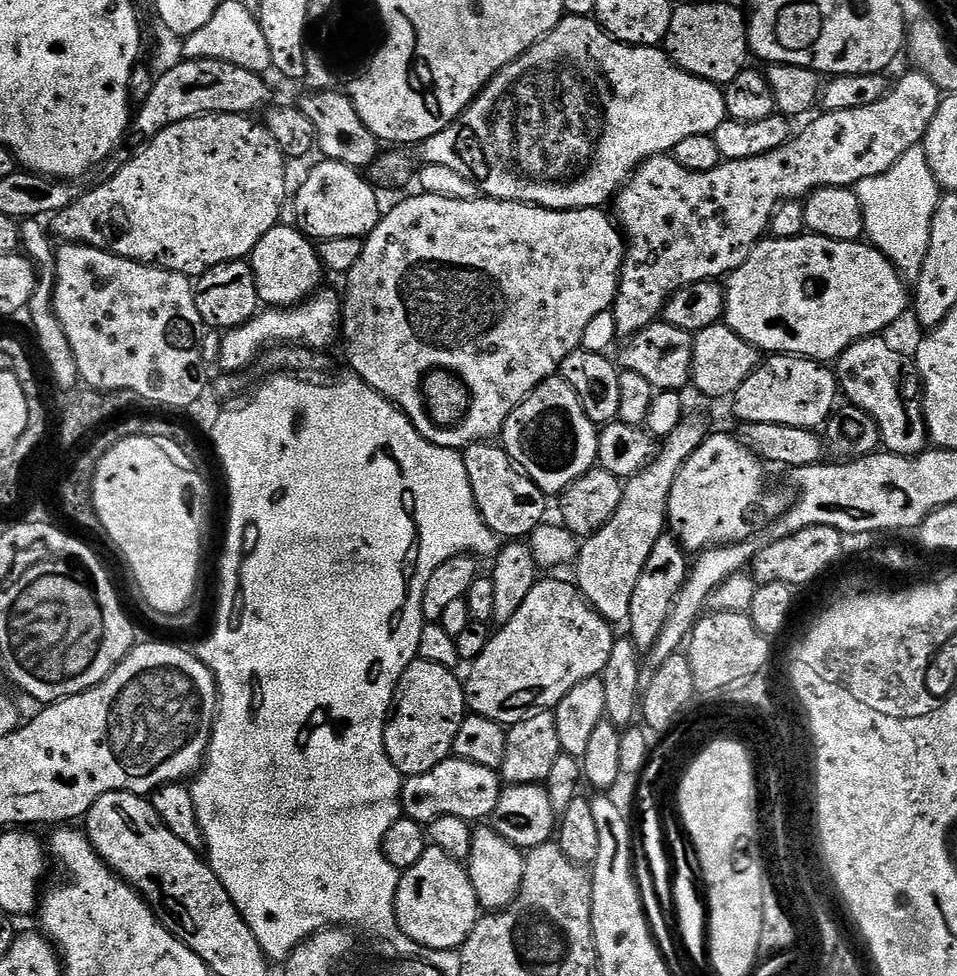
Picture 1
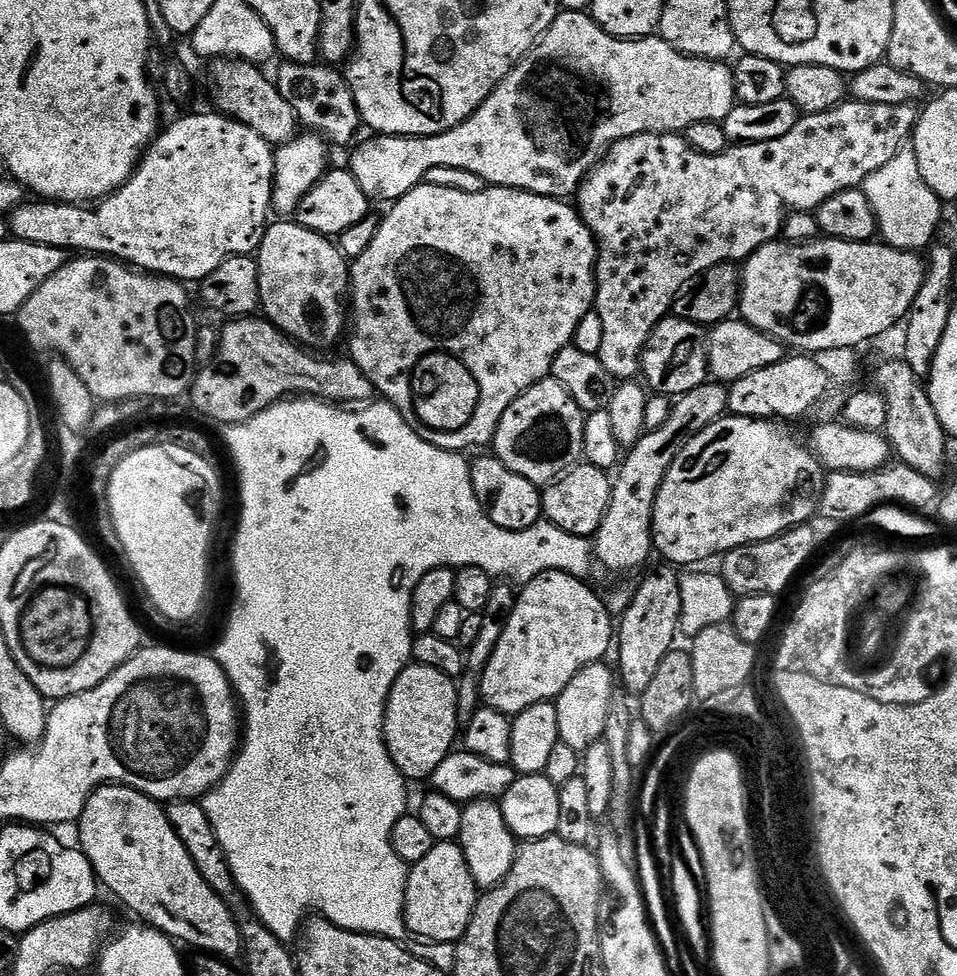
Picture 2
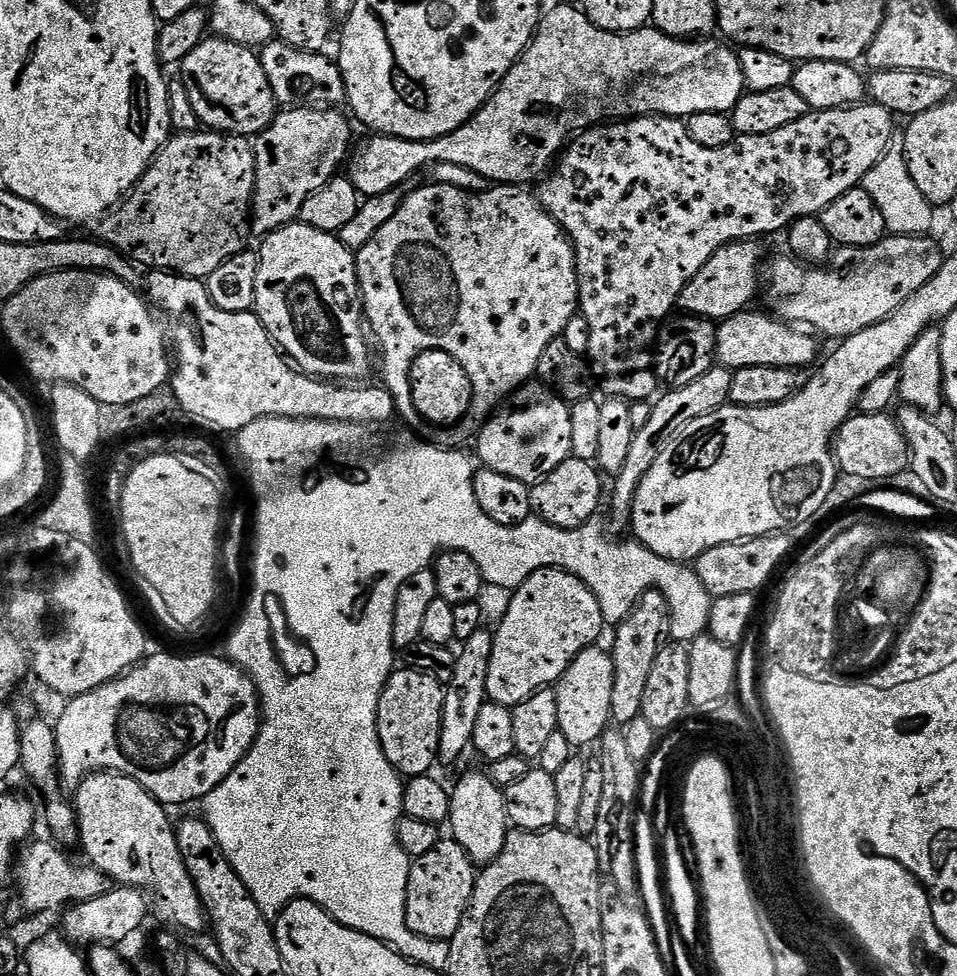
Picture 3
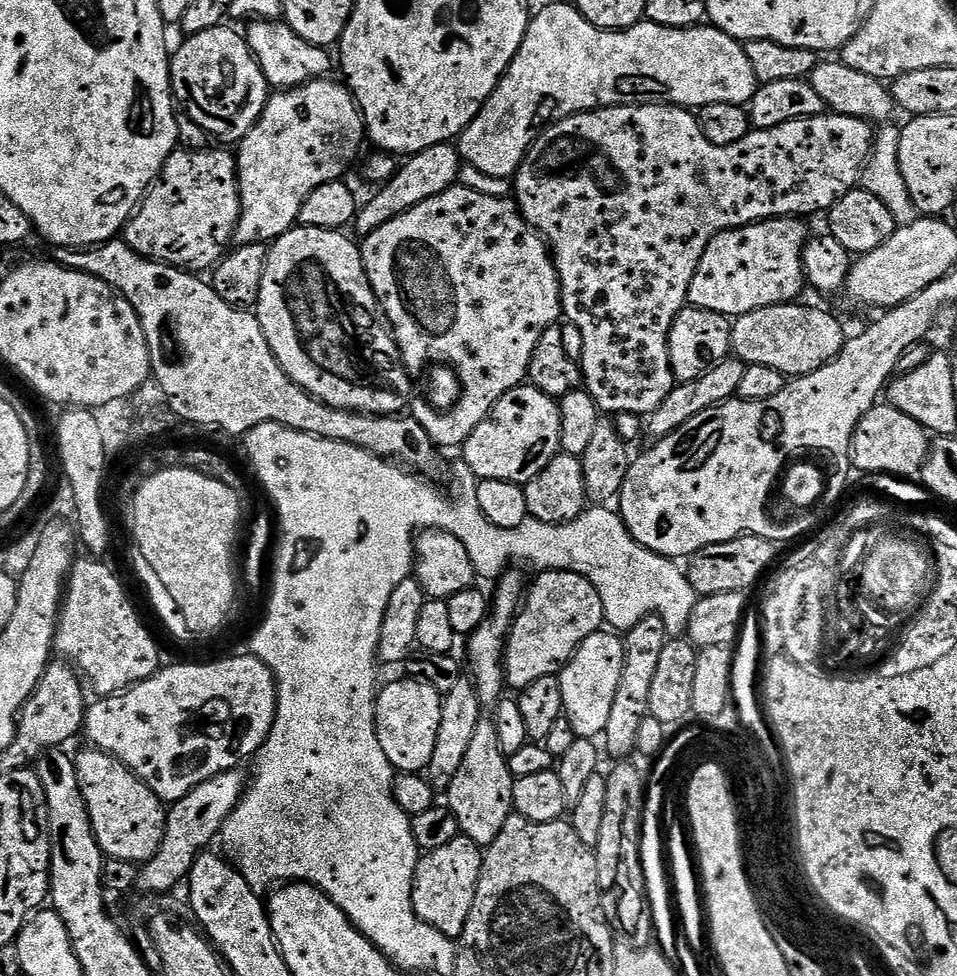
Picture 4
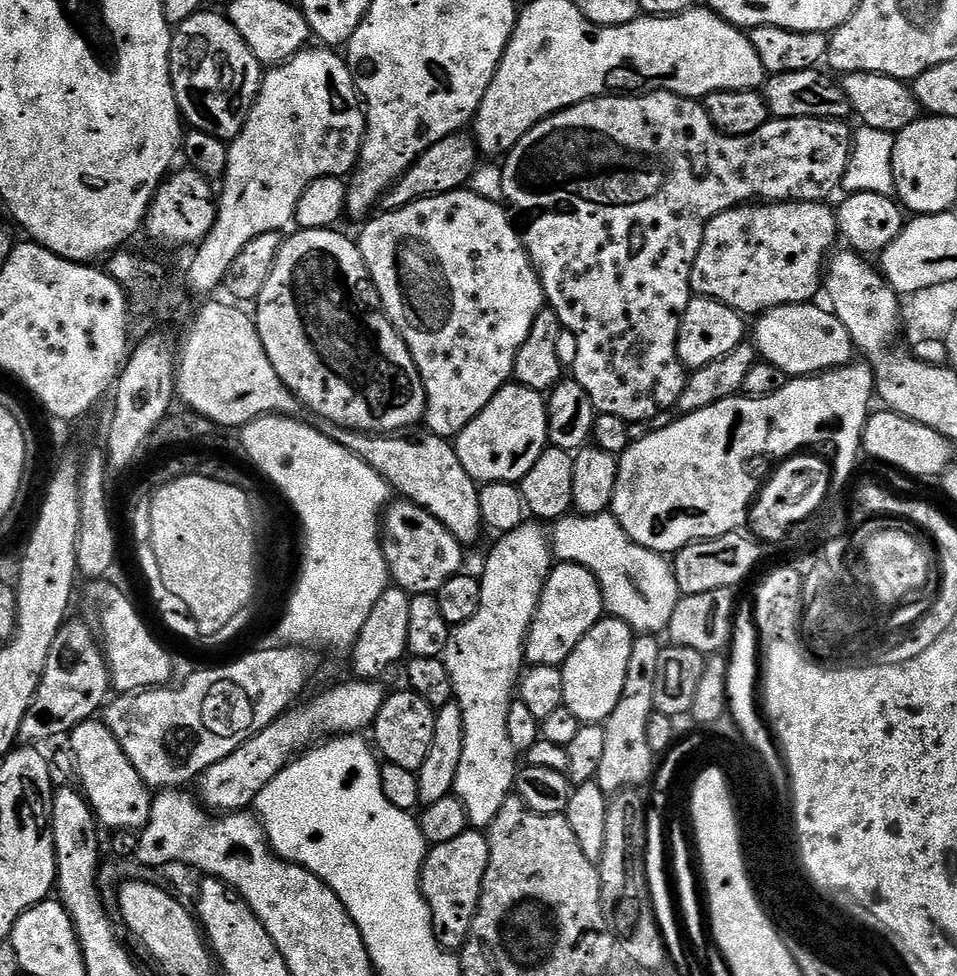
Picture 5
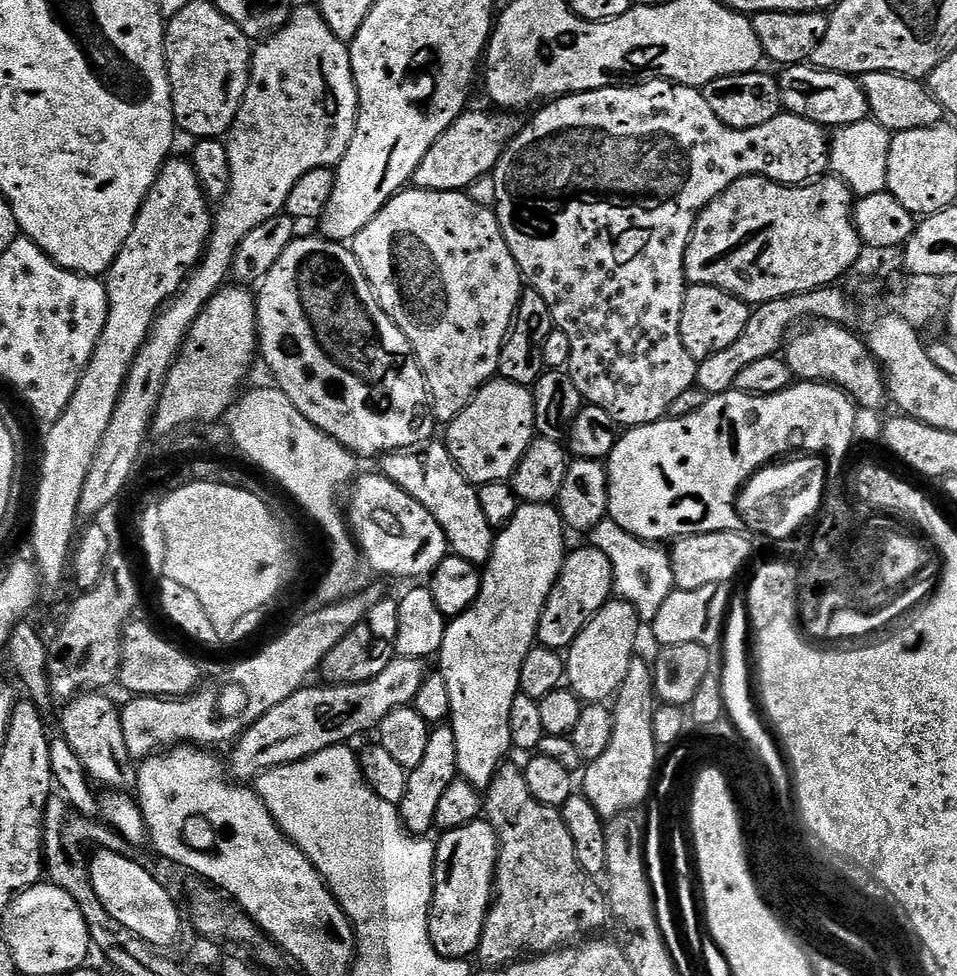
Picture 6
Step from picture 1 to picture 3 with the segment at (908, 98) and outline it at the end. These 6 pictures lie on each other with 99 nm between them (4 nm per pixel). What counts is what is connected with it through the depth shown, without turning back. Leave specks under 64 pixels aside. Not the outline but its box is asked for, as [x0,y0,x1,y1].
[538,102,898,402]

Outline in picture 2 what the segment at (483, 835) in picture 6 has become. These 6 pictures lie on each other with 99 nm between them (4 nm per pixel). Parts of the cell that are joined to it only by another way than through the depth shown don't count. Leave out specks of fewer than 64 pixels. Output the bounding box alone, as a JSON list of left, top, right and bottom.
[404,842,478,946]

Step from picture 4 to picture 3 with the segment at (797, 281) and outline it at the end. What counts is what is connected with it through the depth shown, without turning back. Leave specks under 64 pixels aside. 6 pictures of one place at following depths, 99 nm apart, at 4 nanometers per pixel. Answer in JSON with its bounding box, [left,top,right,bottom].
[679,240,764,322]

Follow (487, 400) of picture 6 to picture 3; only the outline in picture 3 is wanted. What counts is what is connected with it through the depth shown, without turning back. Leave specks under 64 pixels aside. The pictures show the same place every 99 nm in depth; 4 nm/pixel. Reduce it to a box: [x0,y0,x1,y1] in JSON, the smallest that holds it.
[475,382,572,486]

